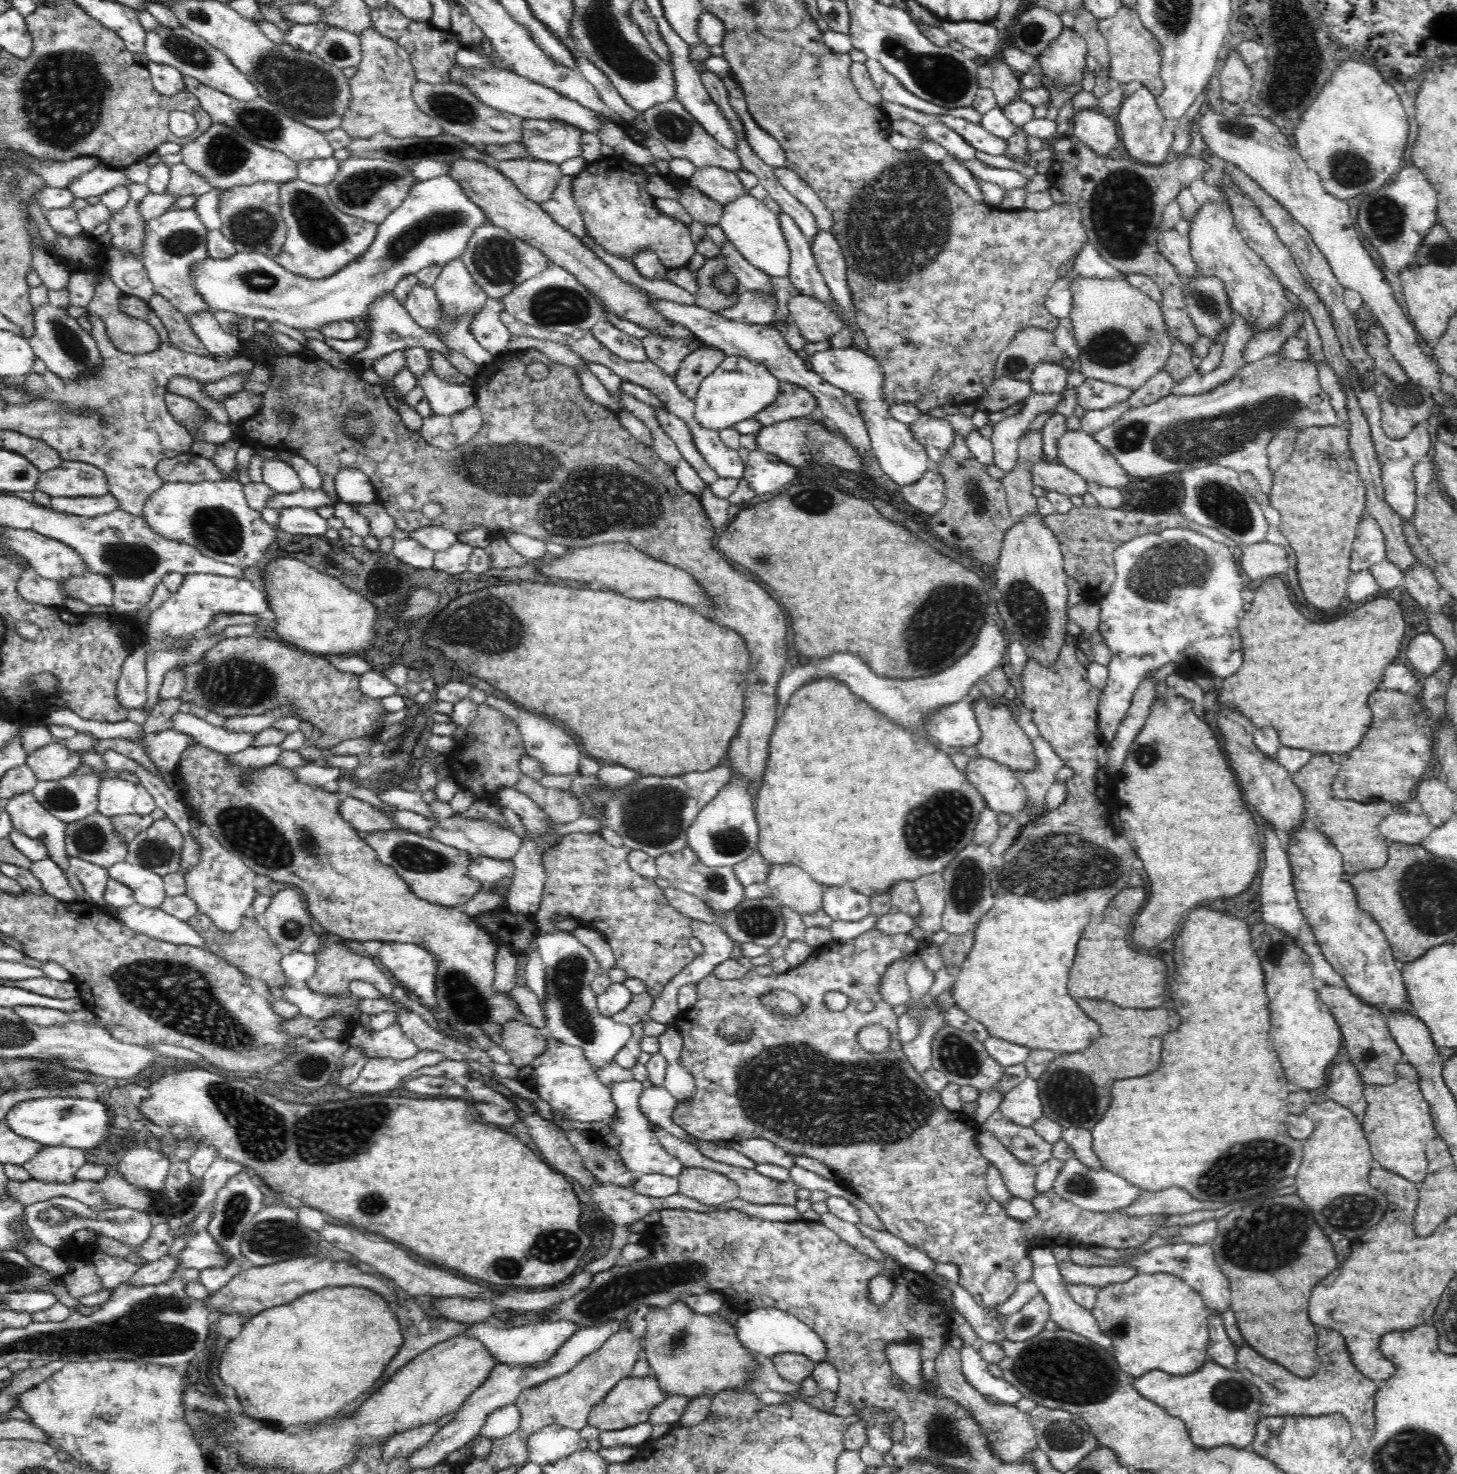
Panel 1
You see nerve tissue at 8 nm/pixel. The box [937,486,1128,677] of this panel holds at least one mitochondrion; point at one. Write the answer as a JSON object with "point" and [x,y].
{"point":[1028,611]}

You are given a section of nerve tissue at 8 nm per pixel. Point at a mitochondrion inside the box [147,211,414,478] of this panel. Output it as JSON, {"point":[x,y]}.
{"point":[179,243]}

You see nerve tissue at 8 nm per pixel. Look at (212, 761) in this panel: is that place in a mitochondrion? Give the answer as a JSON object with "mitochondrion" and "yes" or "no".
{"mitochondrion":"no"}

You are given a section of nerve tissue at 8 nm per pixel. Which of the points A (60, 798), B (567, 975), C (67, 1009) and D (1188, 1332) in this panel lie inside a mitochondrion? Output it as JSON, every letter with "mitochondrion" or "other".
{"A":"mitochondrion","B":"mitochondrion","C":"other","D":"other"}

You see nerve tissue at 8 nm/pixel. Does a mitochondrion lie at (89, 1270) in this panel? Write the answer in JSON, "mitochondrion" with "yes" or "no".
{"mitochondrion":"no"}

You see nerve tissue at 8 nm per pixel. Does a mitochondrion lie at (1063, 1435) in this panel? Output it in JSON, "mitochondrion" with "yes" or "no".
{"mitochondrion":"yes"}

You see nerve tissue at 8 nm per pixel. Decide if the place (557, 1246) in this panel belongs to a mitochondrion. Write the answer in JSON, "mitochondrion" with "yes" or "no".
{"mitochondrion":"yes"}

